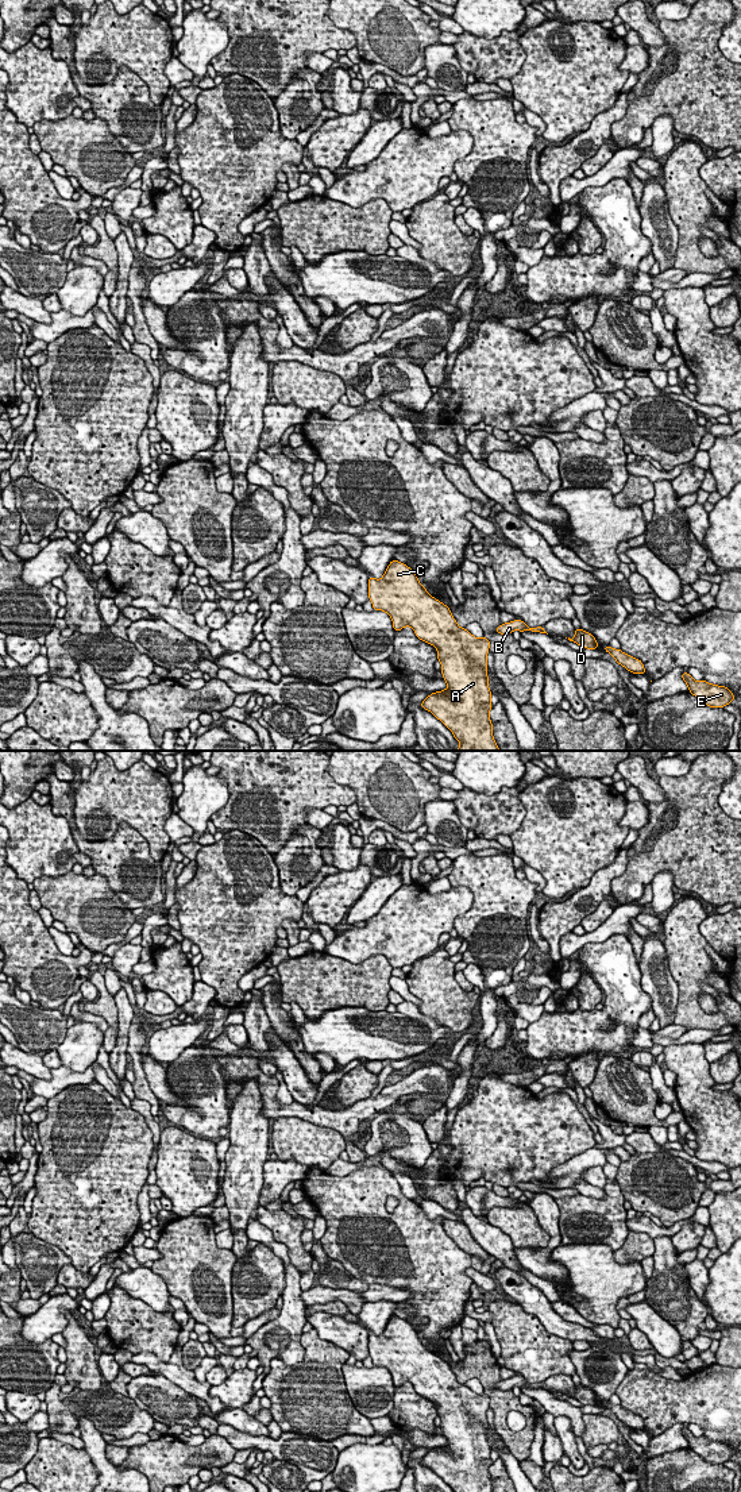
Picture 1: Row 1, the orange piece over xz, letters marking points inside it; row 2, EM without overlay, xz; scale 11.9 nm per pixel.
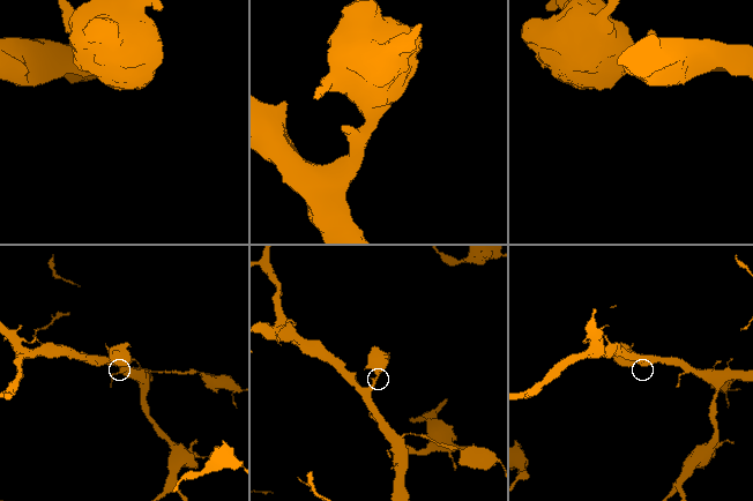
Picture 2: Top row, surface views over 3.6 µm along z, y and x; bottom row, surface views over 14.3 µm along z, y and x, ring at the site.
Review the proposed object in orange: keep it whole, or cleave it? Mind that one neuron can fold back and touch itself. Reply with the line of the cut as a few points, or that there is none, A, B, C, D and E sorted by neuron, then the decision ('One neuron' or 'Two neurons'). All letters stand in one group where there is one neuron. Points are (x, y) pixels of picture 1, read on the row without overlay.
No split. Groups: A B C D E. One neuron

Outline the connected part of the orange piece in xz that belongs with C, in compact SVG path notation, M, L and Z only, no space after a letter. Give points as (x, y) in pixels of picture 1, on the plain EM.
M397 1315L390 1318L381 1335L368 1333L368 1356L374 1366L386 1368L391 1373L395 1388L410 1383L420 1396L437 1406L440 1427L448 1443L428 1451L421 1458L421 1464L429 1466L454 1492L493 1492L493 1480L489 1472L493 1461L486 1415L490 1407L489 1395L485 1392L478 1395L467 1385L460 1384L449 1364L432 1353L421 1342L412 1325Z

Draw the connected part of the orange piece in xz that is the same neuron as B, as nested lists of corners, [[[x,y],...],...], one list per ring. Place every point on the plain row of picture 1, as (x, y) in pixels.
[[[514,1376],[514,1377],[510,1377],[510,1379],[501,1380],[495,1385],[495,1388],[498,1388],[501,1391],[509,1391],[509,1389],[512,1389],[516,1385],[520,1387],[520,1388],[529,1387],[529,1388],[547,1389],[544,1387],[544,1383],[529,1384],[522,1376]]]

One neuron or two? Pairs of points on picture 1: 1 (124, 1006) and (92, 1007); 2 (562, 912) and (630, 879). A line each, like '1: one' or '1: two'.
1: two
2: two

